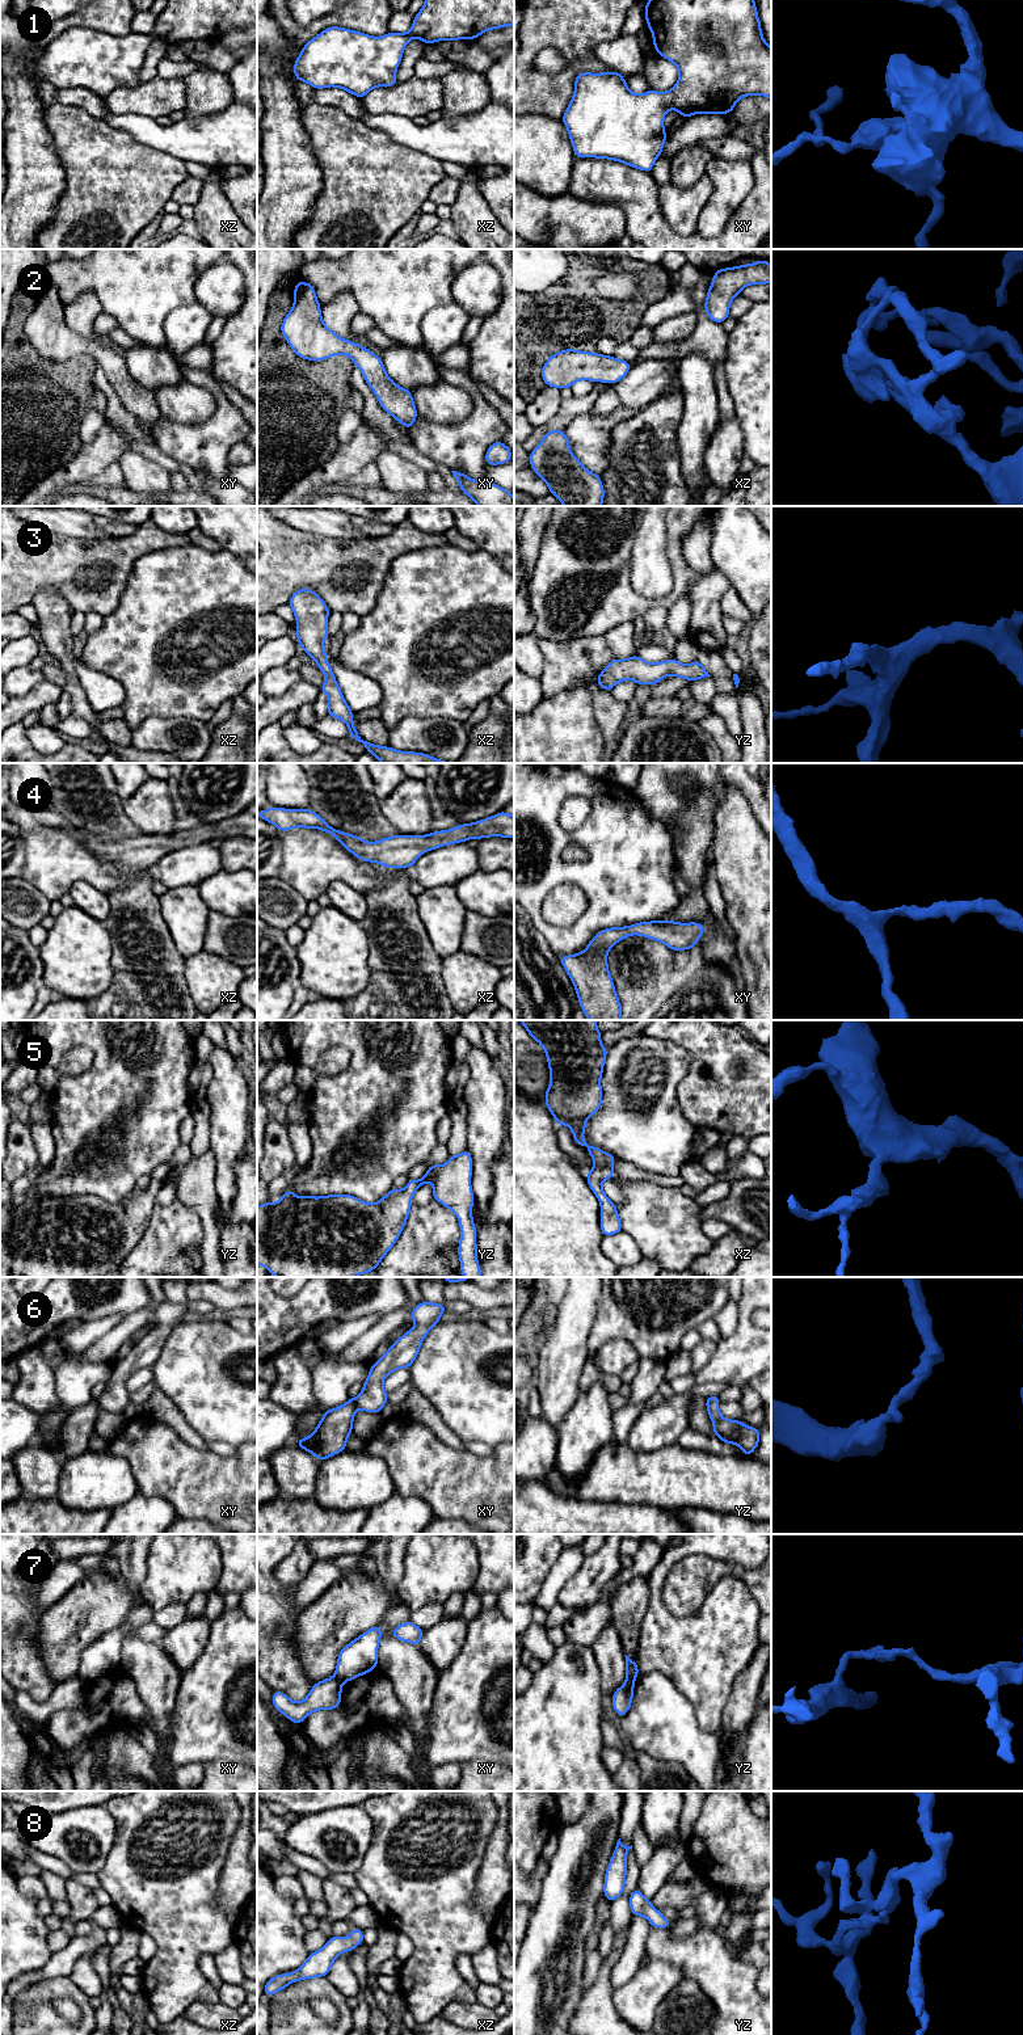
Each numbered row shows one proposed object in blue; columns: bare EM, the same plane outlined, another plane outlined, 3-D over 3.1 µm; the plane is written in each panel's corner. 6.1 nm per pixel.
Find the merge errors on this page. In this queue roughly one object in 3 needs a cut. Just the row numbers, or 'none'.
7

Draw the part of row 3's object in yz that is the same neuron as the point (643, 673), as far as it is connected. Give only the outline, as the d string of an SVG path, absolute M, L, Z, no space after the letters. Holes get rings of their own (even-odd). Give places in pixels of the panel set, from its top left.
M635 654L626 660L611 660L599 673L597 683L601 688L611 691L622 681L632 679L637 686L653 686L668 675L685 678L690 682L711 677L698 660L687 665L678 662L675 658L651 663Z

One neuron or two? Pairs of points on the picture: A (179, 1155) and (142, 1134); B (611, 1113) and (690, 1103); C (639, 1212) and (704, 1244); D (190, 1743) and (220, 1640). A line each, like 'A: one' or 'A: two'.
A: two
B: two
C: one
D: one

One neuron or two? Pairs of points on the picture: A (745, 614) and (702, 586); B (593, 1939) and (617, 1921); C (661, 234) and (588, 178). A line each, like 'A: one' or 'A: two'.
A: two
B: two
C: one

